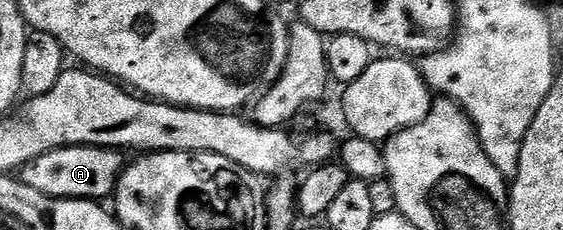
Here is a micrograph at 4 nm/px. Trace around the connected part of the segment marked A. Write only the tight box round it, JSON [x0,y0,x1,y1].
[21,147,124,199]

